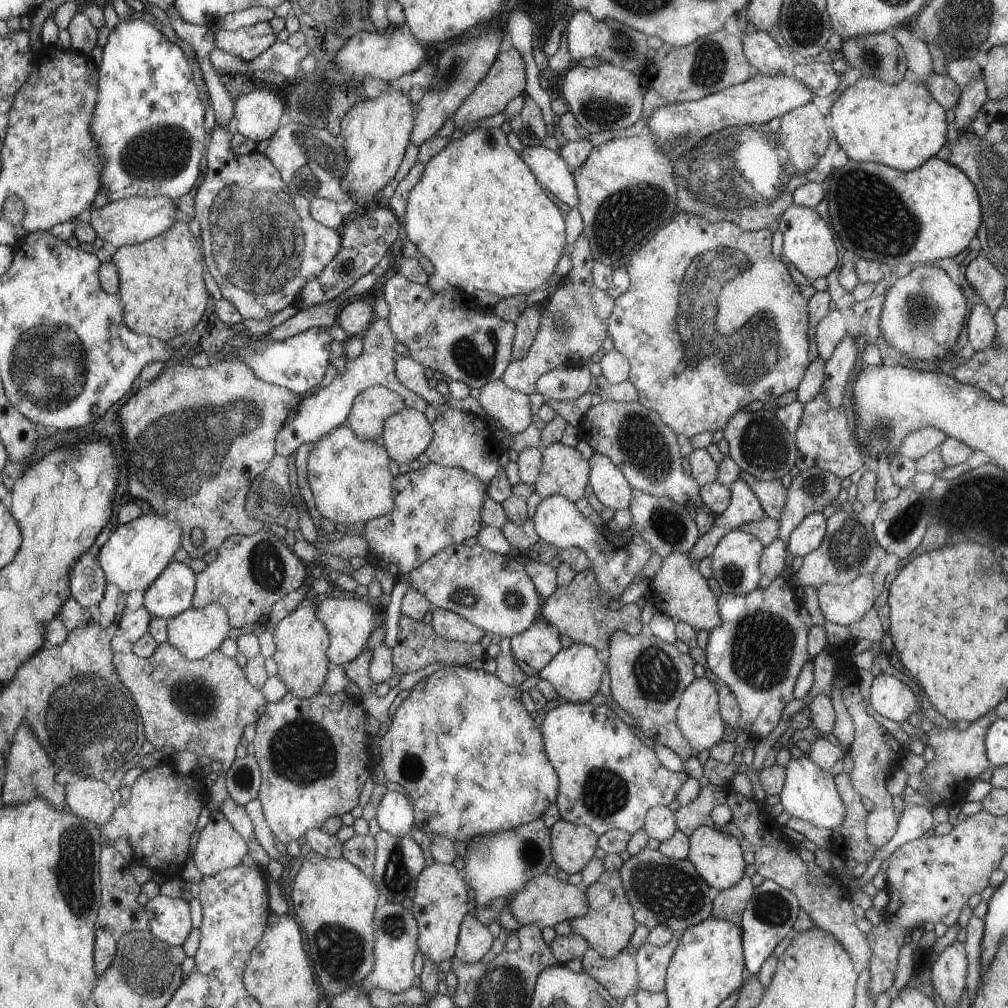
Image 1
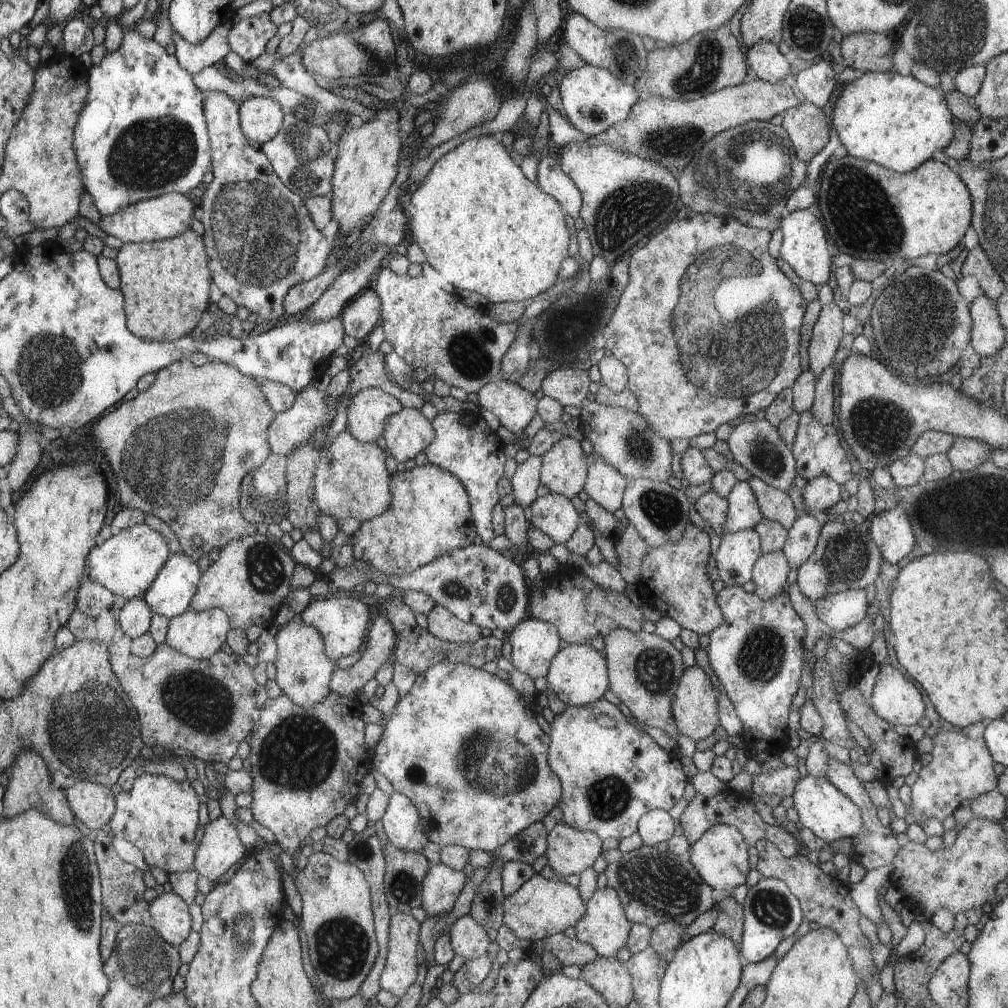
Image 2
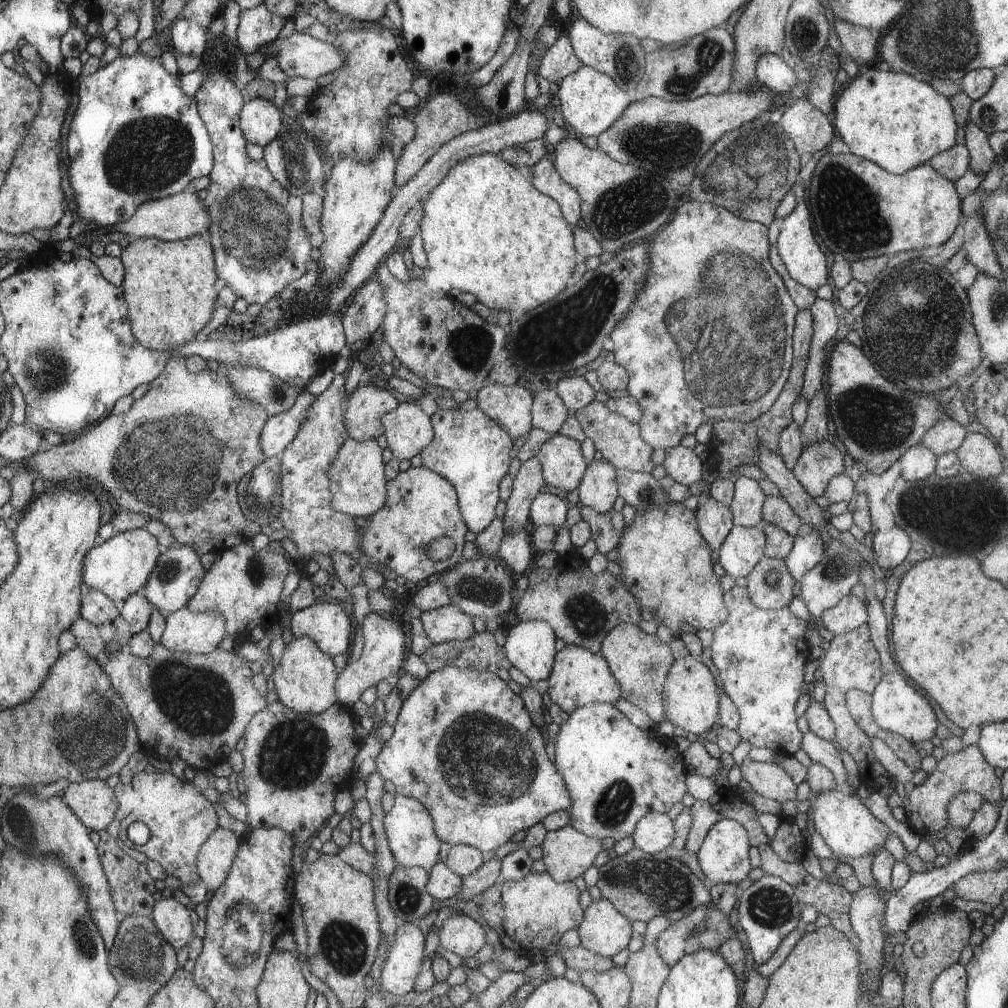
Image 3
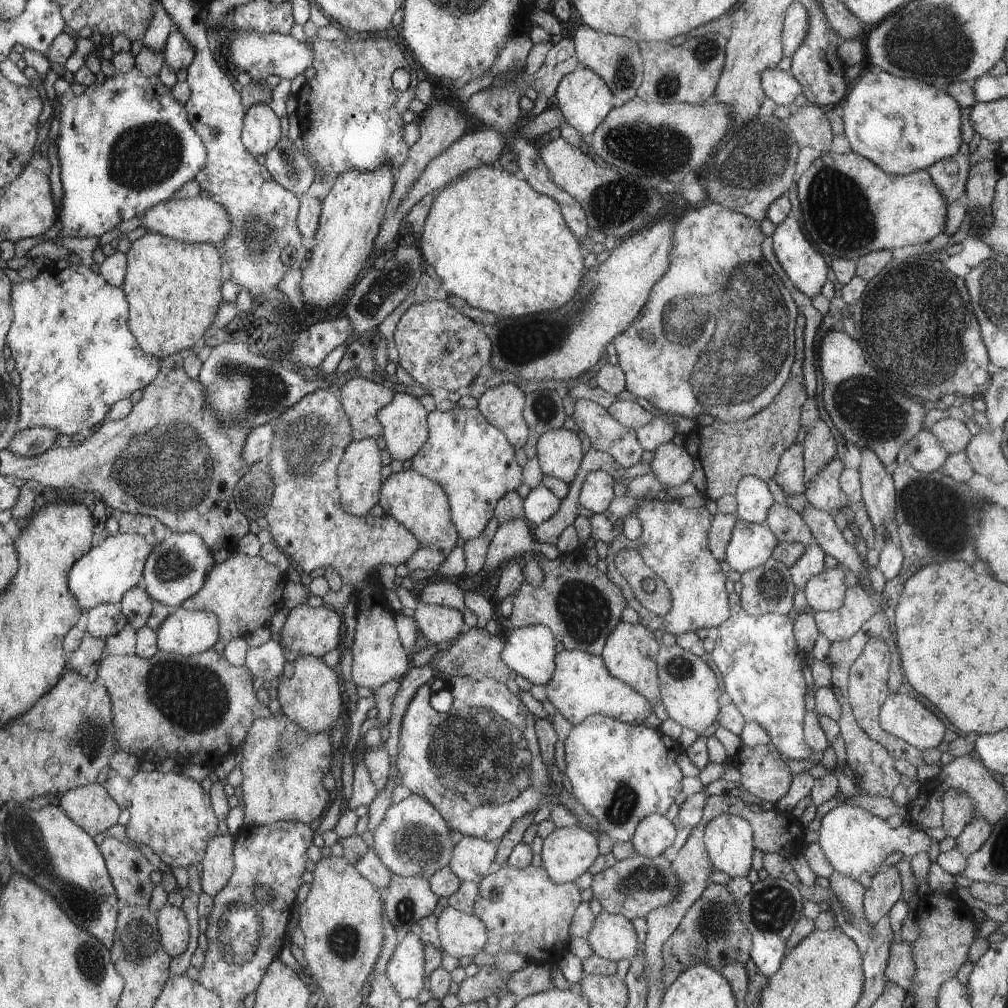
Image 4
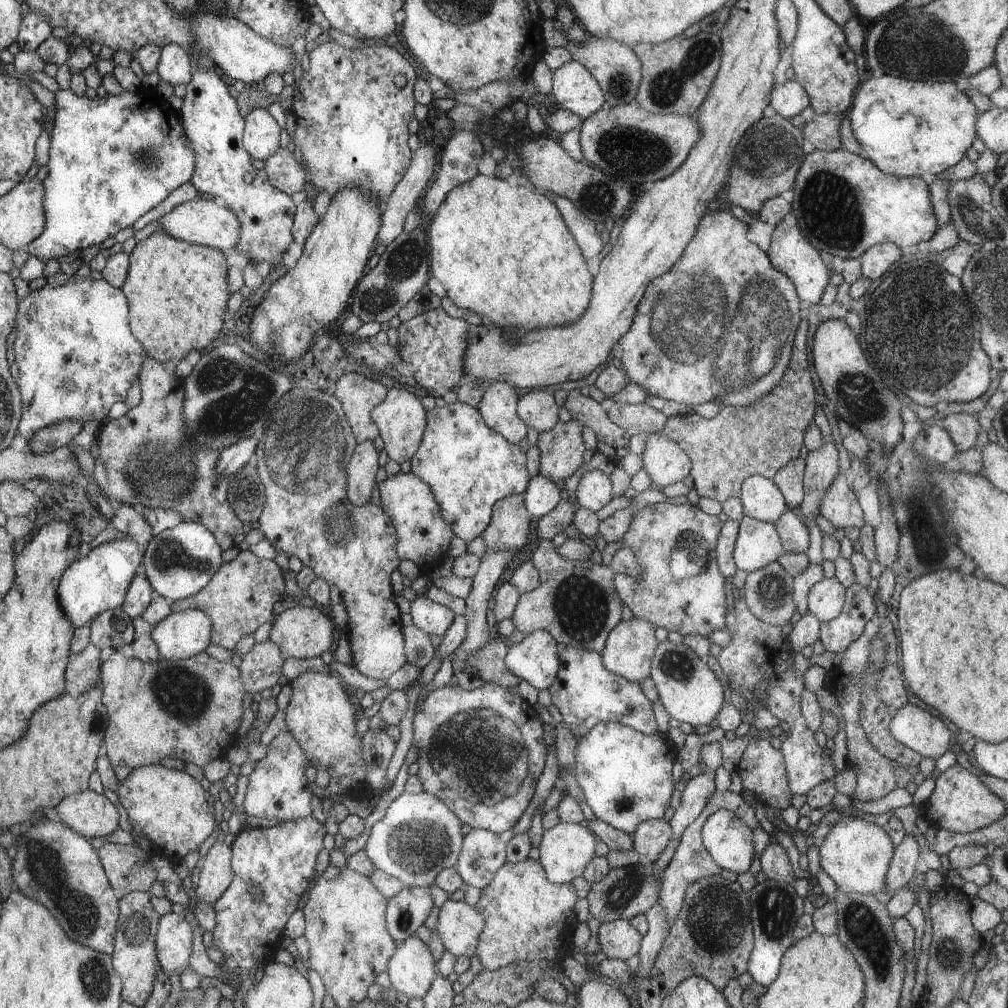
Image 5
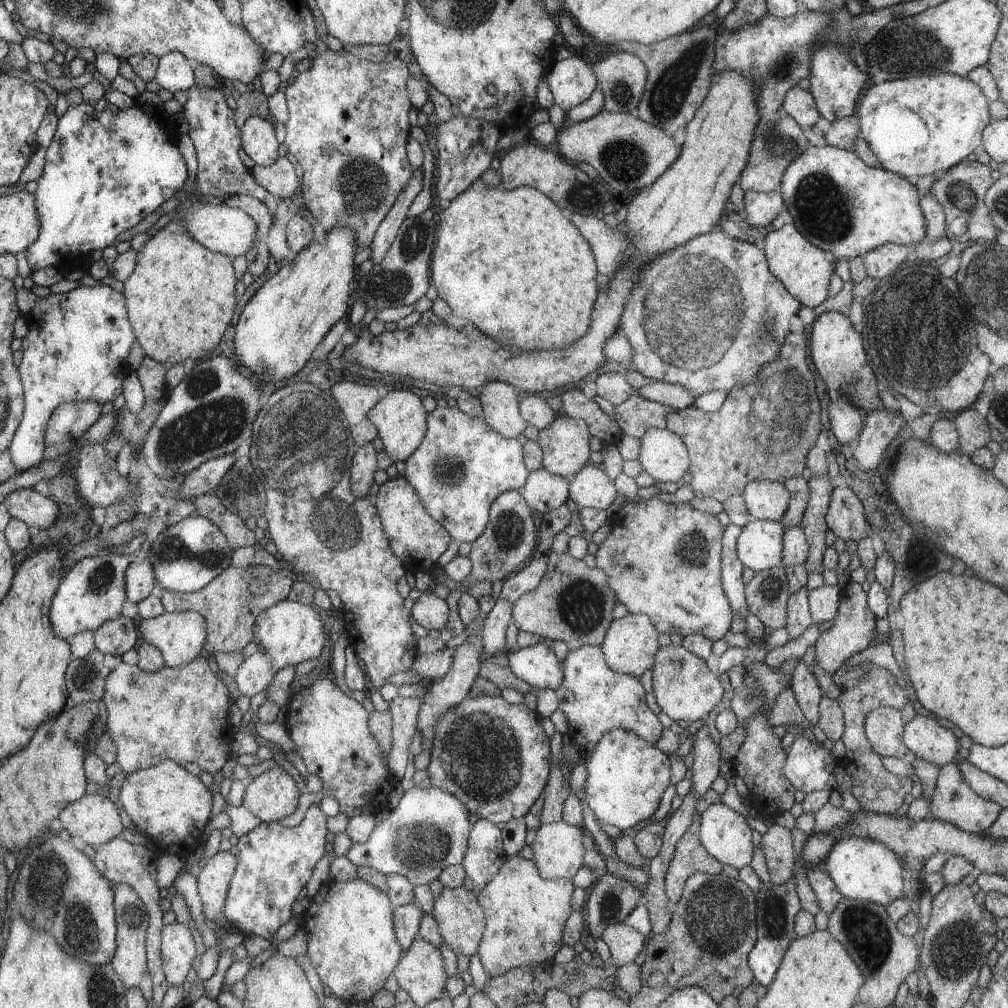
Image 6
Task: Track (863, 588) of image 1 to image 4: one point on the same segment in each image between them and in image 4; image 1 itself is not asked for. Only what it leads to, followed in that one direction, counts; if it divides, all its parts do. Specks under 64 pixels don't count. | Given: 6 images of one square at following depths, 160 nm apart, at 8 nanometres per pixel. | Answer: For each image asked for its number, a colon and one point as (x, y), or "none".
2: (839, 611)
3: (851, 612)
4: (841, 624)

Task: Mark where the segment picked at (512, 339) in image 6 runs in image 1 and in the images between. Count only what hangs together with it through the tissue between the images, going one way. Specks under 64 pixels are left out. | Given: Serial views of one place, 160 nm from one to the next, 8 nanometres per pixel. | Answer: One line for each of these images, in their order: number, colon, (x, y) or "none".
1: (478, 214)
2: (485, 228)
3: (499, 238)
4: (492, 240)
5: (503, 251)

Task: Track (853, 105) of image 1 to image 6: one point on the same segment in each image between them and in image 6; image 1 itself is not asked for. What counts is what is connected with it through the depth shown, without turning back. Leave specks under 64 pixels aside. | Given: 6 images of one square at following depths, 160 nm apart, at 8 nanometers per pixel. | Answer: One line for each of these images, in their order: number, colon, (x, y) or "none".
2: (898, 122)
3: (898, 121)
4: (903, 125)
5: (908, 128)
6: (918, 126)

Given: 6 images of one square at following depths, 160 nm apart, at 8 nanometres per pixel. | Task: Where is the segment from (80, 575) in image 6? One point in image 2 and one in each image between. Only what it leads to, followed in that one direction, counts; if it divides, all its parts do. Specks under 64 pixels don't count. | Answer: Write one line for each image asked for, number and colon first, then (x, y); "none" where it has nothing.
2: (127, 563)
3: (119, 567)
4: (105, 574)
5: (98, 582)

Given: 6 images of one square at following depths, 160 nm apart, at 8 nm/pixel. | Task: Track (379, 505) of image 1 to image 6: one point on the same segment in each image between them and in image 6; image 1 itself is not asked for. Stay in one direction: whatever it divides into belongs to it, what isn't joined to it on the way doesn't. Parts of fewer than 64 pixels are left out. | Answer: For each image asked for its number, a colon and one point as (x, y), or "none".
2: (351, 480)
3: (357, 482)
4: (359, 478)
5: (363, 466)
6: (363, 466)

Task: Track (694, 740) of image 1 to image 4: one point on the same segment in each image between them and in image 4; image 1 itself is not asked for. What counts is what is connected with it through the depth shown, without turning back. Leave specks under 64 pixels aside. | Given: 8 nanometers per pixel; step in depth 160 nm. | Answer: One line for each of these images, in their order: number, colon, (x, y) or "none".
2: (694, 708)
3: (691, 695)
4: (689, 690)

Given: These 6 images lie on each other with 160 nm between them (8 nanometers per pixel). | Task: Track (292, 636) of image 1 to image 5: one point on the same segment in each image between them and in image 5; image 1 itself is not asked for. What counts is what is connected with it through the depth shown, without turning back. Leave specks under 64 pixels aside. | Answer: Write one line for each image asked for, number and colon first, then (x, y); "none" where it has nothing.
2: (303, 670)
3: (305, 680)
4: (311, 697)
5: (320, 715)

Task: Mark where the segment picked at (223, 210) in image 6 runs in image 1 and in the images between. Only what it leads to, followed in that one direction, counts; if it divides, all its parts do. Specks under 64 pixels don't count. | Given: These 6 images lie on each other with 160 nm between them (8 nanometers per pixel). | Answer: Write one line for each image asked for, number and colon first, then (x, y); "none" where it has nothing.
1: (130, 221)
2: (167, 216)
3: (179, 216)
4: (195, 220)
5: (198, 221)

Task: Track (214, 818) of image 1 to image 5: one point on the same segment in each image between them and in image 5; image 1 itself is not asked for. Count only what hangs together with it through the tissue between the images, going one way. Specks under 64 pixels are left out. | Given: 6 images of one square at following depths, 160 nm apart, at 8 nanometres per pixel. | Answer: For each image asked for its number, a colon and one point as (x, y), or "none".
2: (221, 847)
3: (216, 858)
4: (218, 867)
5: (216, 875)

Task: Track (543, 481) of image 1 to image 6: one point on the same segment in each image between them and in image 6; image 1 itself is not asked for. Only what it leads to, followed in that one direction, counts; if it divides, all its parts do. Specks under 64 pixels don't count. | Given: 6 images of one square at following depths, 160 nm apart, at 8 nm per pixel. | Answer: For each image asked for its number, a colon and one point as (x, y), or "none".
2: (563, 471)
3: (561, 459)
4: (559, 451)
5: (562, 447)
6: (564, 443)

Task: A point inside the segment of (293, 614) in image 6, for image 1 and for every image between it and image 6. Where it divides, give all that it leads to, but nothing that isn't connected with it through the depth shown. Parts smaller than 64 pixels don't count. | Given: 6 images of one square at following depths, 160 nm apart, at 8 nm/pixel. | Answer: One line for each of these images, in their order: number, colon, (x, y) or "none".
1: (349, 620)
2: (343, 622)
3: (326, 622)
4: (315, 631)
5: (303, 632)

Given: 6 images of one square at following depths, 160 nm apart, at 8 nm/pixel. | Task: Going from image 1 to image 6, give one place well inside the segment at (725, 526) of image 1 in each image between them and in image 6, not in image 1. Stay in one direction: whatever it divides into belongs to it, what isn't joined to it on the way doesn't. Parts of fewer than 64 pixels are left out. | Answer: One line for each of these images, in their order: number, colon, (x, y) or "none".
2: (744, 512)
3: (748, 498)
4: (754, 500)
5: (762, 499)
6: (766, 500)

